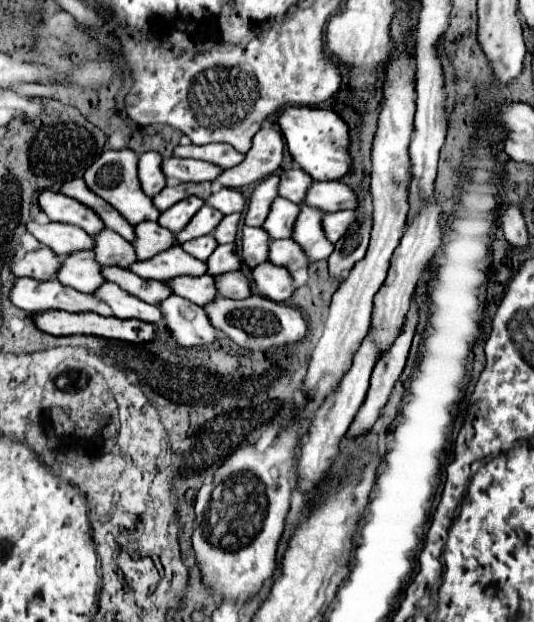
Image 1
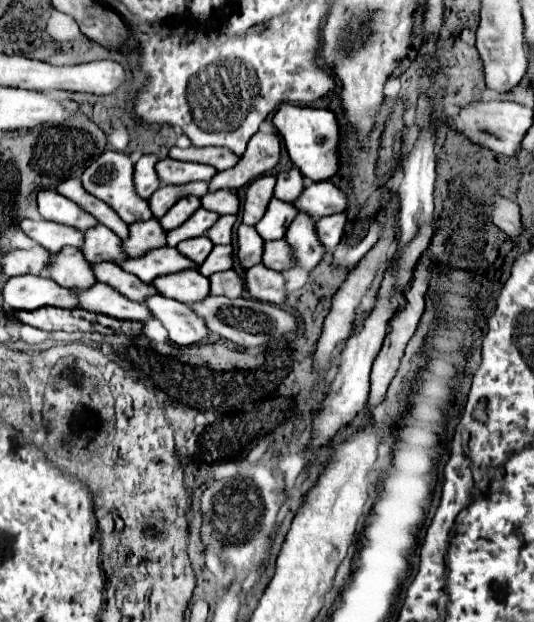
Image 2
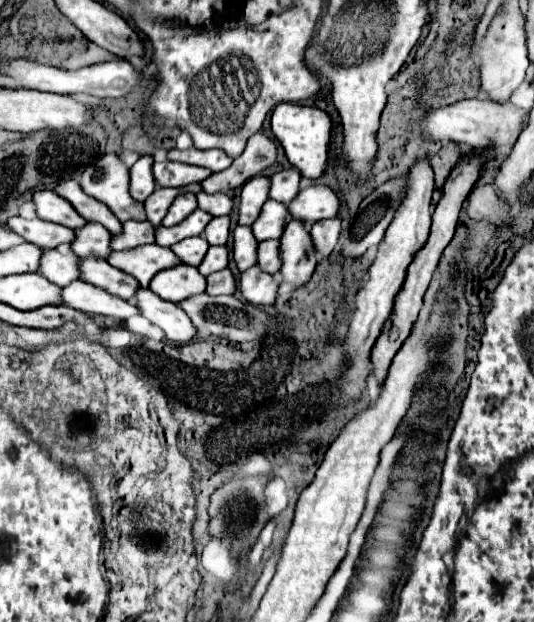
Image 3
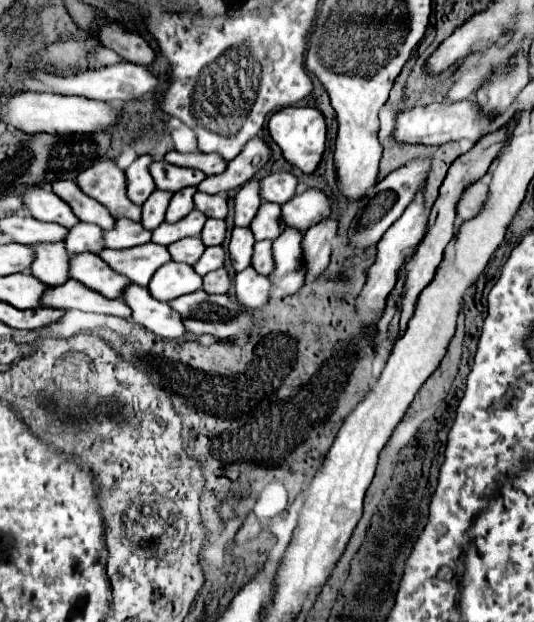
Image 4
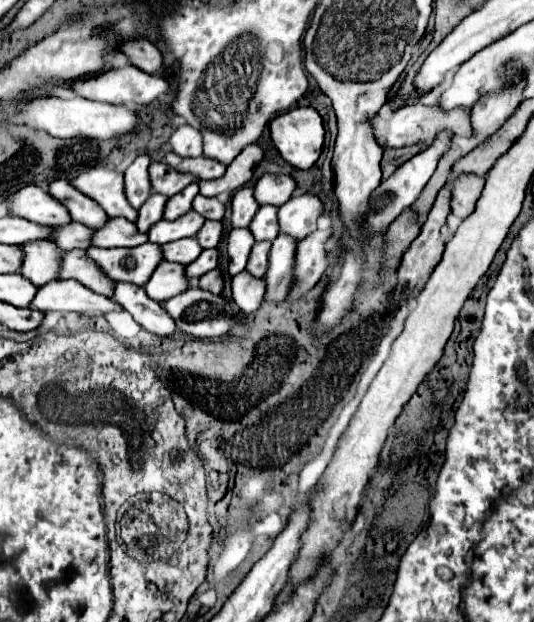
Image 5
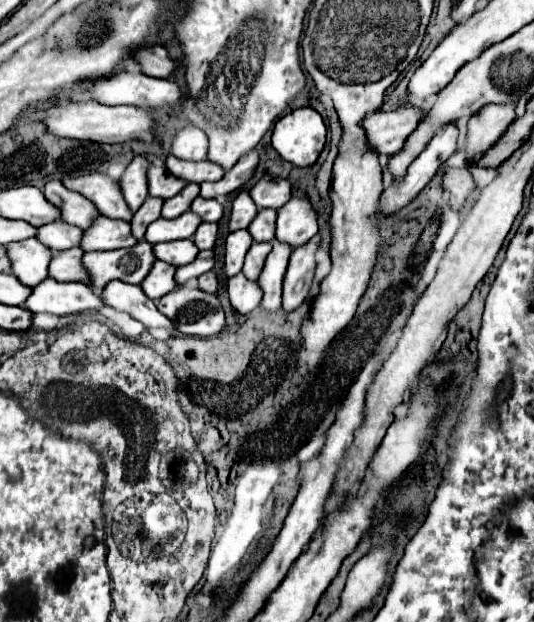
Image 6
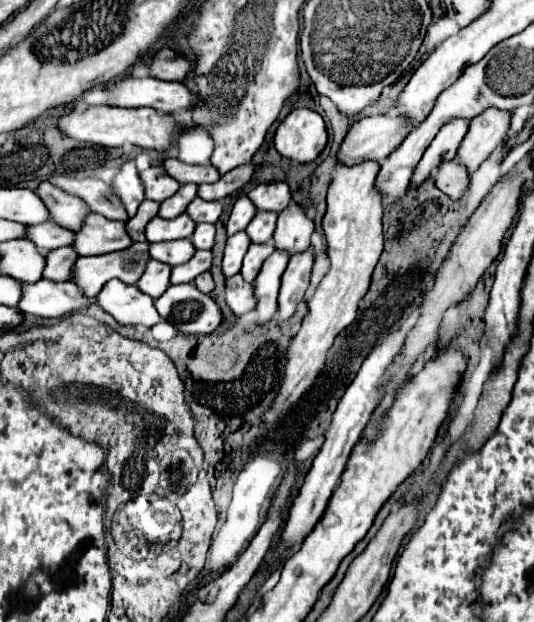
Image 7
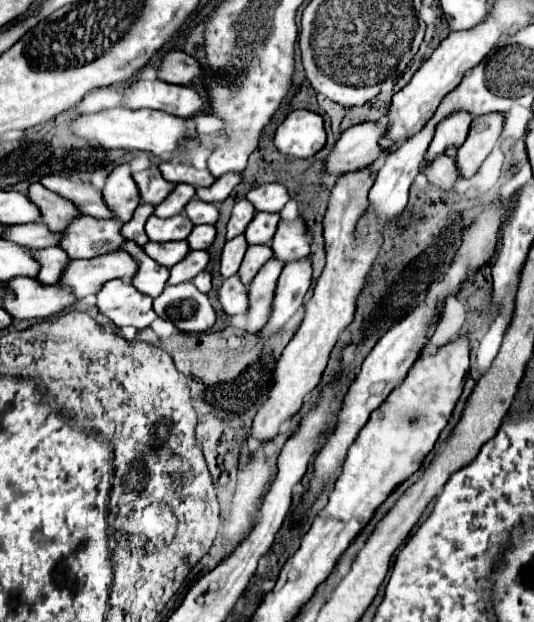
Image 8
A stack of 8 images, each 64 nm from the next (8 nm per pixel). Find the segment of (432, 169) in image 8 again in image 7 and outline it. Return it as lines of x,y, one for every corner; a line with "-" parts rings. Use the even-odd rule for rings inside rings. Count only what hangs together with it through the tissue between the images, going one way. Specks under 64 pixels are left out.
454,162
440,164
434,178
436,178
436,186
444,194
448,194
452,200
460,200
468,188
468,182
470,182
468,170
464,170
464,166
454,164

